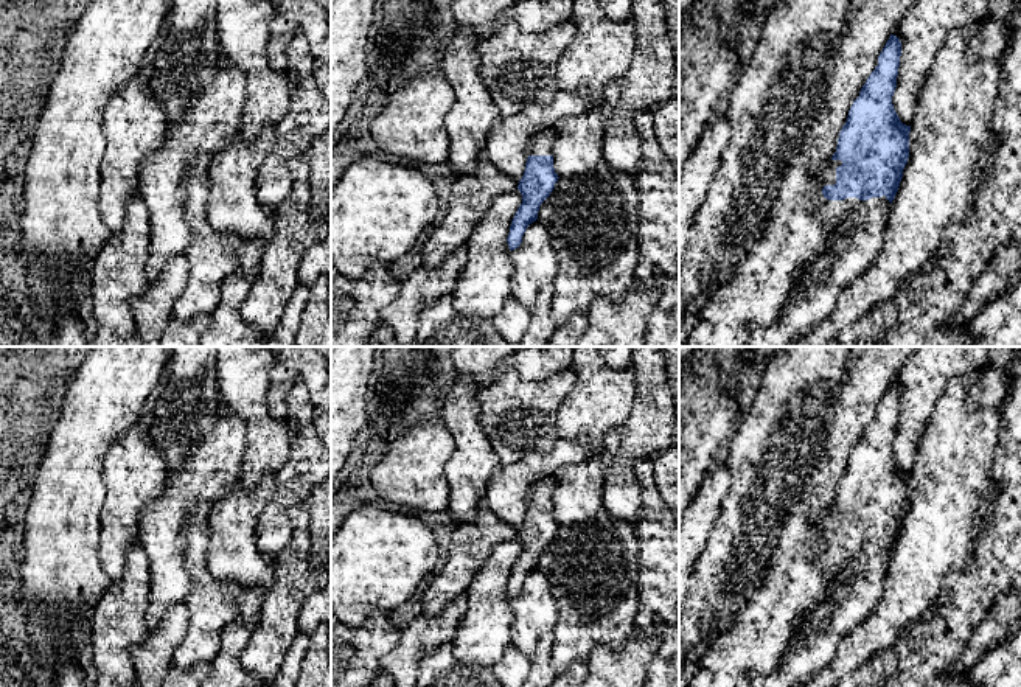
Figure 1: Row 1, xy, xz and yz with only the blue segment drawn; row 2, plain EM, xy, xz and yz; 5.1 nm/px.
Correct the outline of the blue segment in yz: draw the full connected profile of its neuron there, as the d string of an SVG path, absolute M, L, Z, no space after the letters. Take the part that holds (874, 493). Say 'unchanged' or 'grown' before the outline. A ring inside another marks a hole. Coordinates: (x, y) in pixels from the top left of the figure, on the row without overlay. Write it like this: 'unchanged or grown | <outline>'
grown | M890 382L878 413L849 459L836 500L819 525L822 546L816 567L827 578L825 591L799 620L777 667L766 675L747 675L749 687L796 687L808 681L878 603L909 507L911 474L900 469L892 452L900 404L901 390ZM838 586L845 588L845 597L827 626L807 639L808 617L831 598Z

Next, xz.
grown | M556 476L544 477L533 490L525 519L519 528L517 538L522 542L507 586L510 598L521 594L527 575L538 567L541 552L550 544L558 530L553 516L552 494L556 485Z

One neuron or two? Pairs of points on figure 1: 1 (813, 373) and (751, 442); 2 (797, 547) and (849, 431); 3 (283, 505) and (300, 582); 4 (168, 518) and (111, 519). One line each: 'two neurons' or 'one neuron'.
1: one neuron
2: one neuron
3: two neurons
4: two neurons

